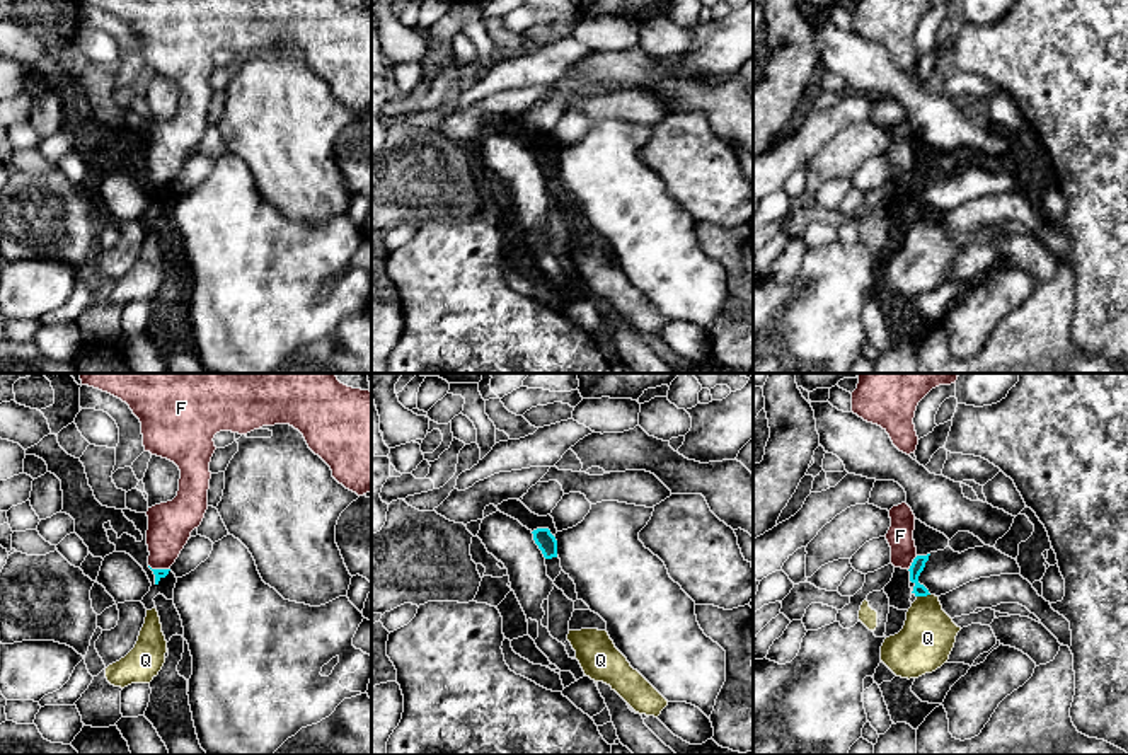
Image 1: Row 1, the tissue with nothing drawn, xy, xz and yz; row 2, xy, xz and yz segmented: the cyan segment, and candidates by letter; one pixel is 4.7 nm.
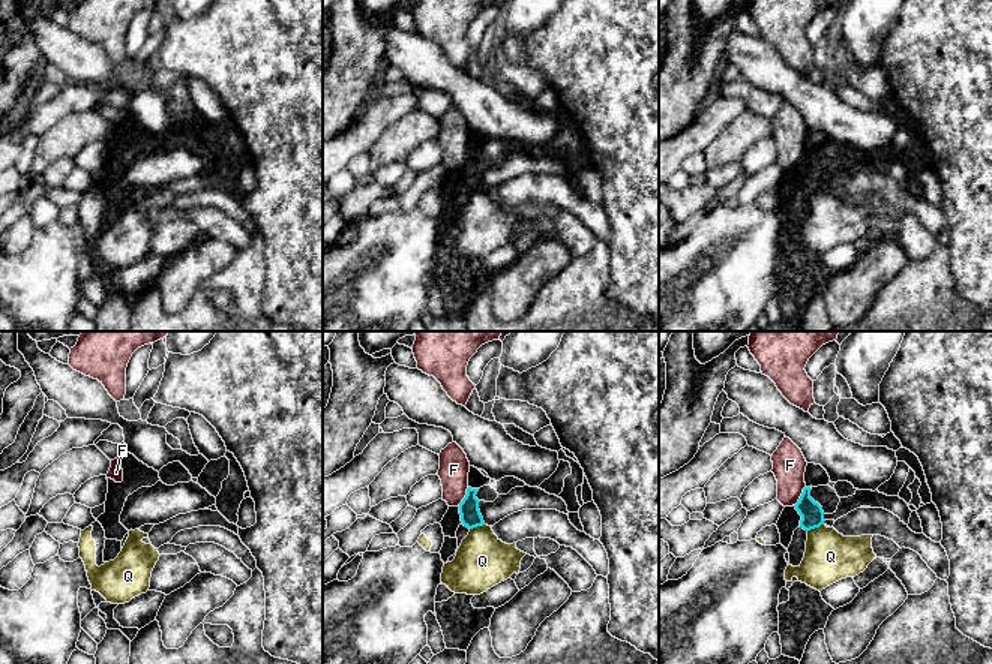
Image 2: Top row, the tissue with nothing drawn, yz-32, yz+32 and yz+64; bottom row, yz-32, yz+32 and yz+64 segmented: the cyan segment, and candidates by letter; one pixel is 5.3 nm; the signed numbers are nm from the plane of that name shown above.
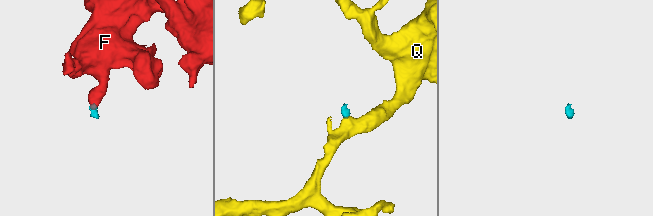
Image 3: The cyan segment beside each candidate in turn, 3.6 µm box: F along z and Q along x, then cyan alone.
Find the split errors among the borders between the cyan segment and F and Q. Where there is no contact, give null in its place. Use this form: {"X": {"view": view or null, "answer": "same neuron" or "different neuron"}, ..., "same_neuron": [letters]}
{"F": {"view": "yz", "answer": "different neuron"}, "Q": {"view": "yz", "answer": "different neuron"}, "same_neuron": []}

